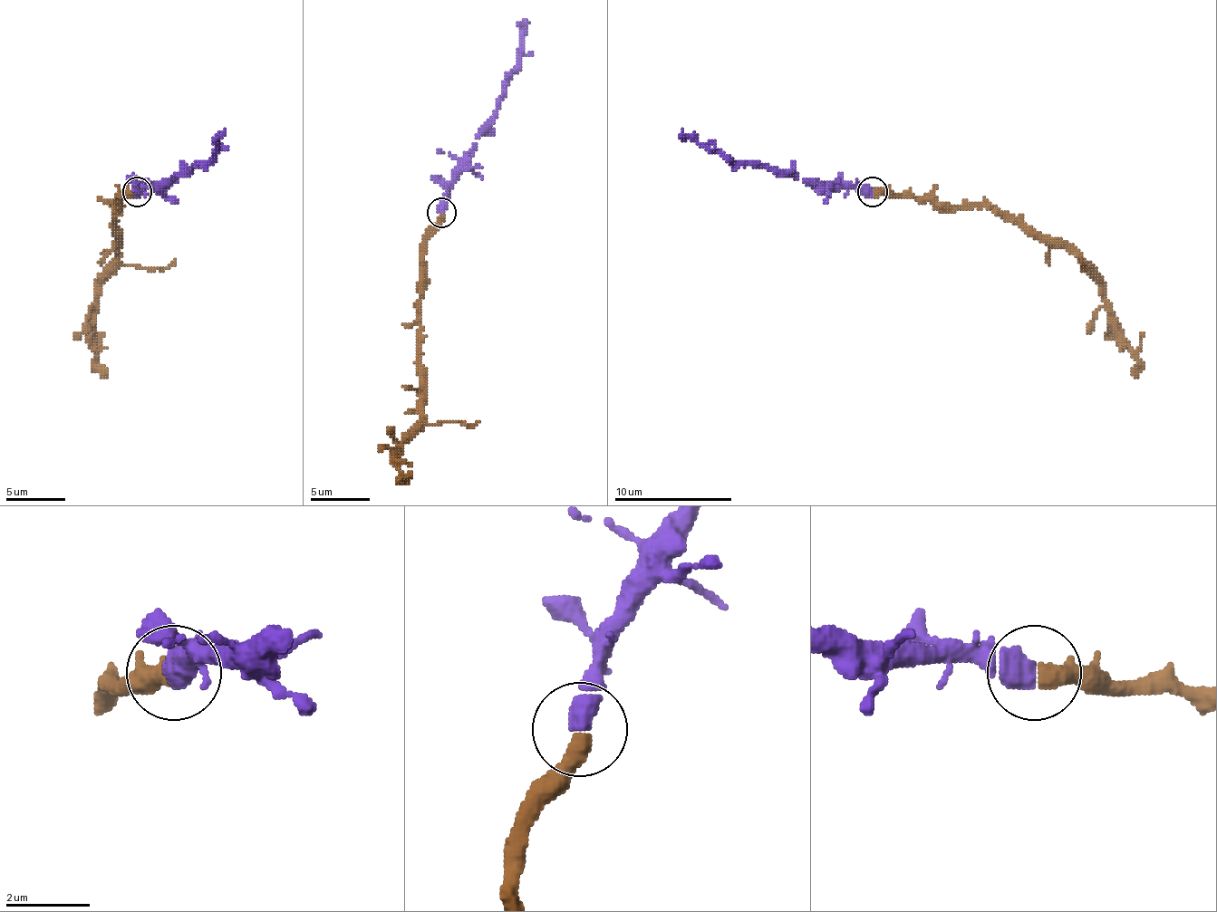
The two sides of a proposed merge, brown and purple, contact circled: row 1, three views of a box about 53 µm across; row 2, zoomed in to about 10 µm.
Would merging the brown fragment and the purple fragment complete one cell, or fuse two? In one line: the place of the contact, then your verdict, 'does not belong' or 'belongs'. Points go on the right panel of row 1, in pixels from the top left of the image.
at (872, 192); belongs

